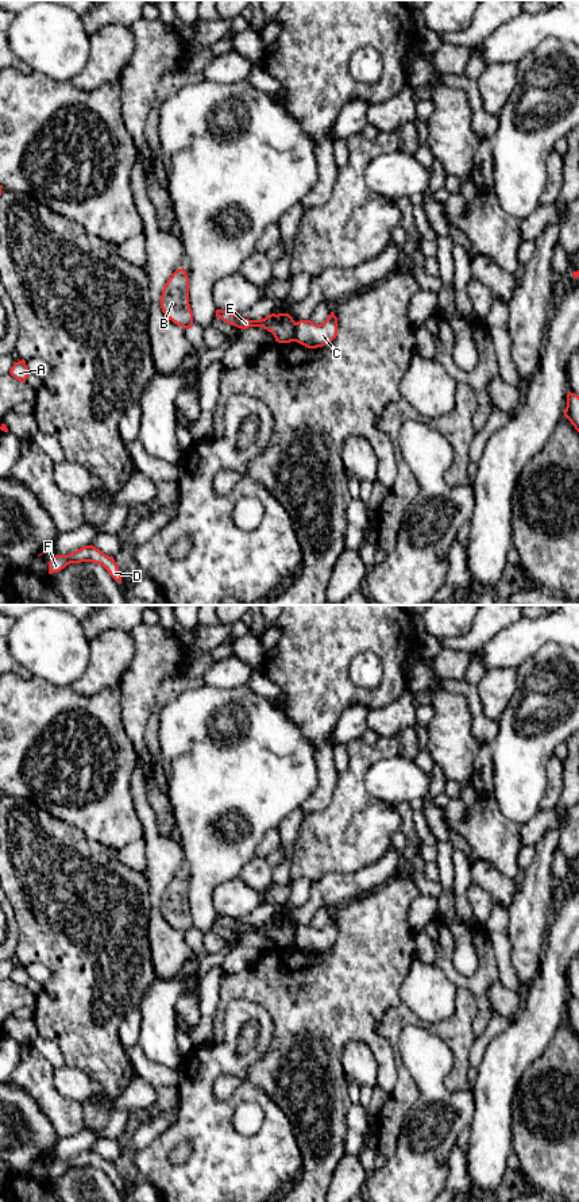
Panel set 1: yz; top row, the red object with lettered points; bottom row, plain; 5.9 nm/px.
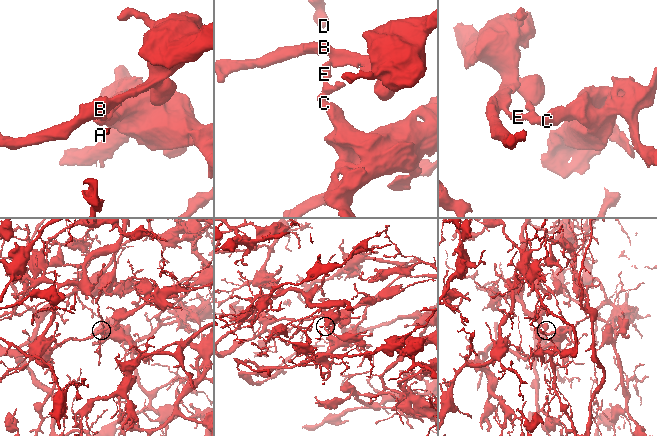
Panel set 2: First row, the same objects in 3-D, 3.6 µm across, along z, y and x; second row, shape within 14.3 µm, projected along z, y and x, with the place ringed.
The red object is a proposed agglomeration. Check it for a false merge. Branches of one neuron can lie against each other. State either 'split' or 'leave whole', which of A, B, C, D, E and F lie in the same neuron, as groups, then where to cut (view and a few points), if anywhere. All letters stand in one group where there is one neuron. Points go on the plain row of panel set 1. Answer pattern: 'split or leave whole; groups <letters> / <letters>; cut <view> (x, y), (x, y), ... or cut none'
split; groups A C D F / B E; cut yz (297, 928), (294, 946)

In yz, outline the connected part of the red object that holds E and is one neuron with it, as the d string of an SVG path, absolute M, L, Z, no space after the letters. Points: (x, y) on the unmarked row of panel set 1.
M217 914L216 922L242 935L246 935L248 932L263 932L274 940L275 947L278 948L296 947L297 928L289 918L271 918L260 925L248 925L228 916Z

